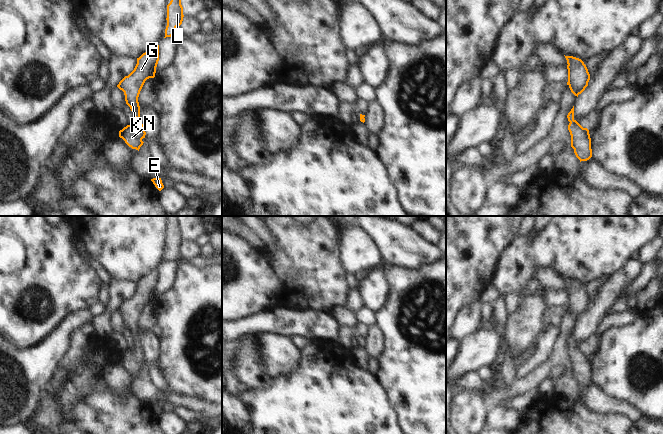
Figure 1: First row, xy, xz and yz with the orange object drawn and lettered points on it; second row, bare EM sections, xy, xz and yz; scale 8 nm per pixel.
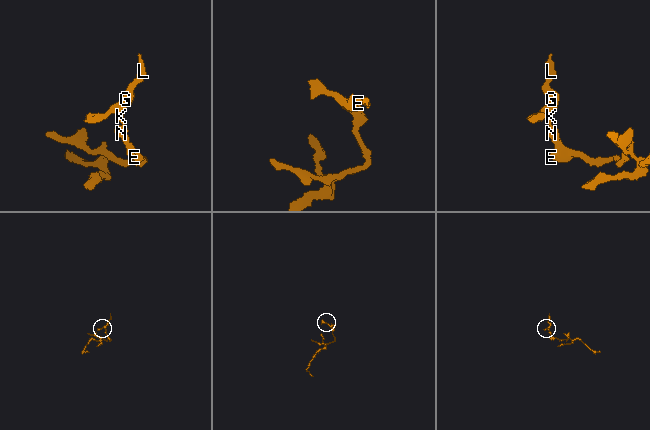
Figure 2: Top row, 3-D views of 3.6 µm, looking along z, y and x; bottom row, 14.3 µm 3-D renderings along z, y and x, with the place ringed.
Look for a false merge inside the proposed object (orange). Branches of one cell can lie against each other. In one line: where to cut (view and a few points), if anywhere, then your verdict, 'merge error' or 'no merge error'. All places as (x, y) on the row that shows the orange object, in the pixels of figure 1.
cut none; no merge error

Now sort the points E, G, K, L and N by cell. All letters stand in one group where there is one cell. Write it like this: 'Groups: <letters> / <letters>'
Groups: E G K L N

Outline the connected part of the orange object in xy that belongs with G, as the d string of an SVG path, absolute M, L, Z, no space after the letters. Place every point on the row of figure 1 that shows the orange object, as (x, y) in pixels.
M159 45L153 47L137 58L137 64L134 70L125 76L117 85L124 92L126 104L134 114L136 122L133 125L127 125L119 131L119 137L132 149L139 151L143 145L142 139L146 132L140 121L140 106L138 97L140 91L149 78L154 78L156 67L159 61Z

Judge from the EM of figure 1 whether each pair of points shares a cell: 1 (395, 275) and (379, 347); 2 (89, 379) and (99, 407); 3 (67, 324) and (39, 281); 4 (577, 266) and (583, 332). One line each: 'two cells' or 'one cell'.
1: two cells
2: two cells
3: two cells
4: two cells

